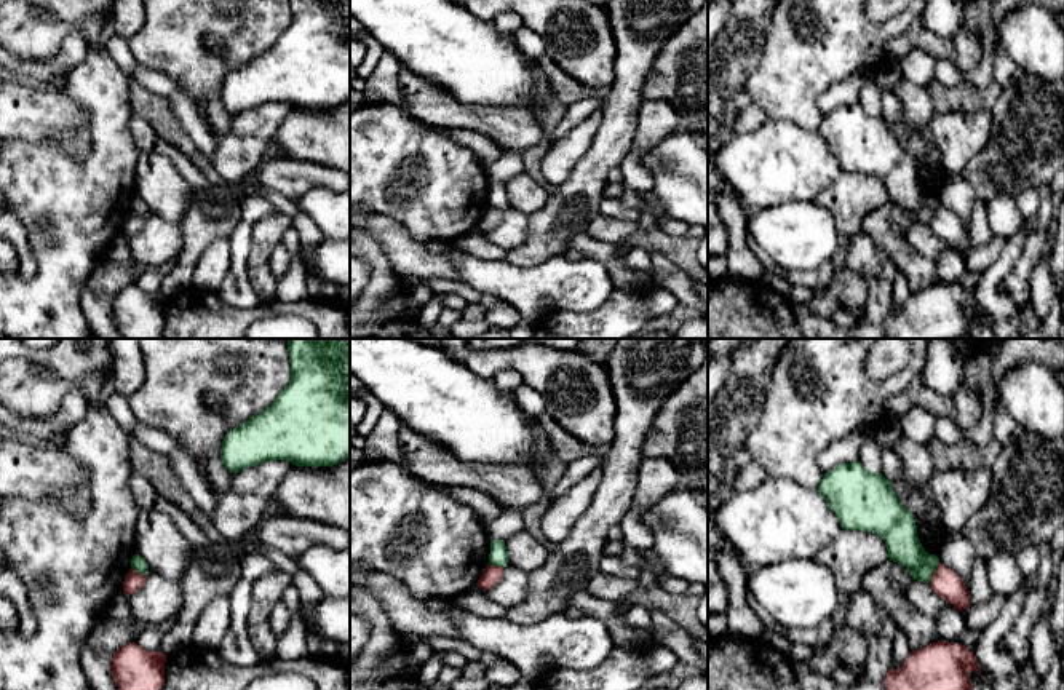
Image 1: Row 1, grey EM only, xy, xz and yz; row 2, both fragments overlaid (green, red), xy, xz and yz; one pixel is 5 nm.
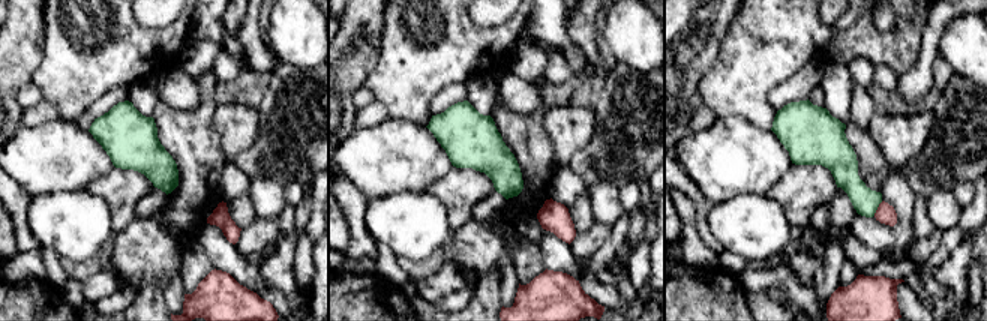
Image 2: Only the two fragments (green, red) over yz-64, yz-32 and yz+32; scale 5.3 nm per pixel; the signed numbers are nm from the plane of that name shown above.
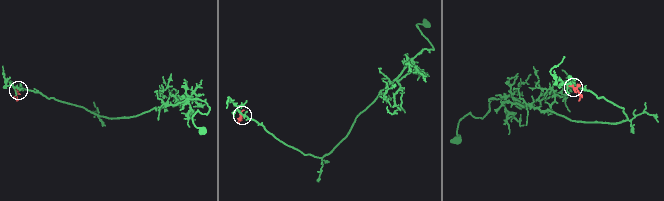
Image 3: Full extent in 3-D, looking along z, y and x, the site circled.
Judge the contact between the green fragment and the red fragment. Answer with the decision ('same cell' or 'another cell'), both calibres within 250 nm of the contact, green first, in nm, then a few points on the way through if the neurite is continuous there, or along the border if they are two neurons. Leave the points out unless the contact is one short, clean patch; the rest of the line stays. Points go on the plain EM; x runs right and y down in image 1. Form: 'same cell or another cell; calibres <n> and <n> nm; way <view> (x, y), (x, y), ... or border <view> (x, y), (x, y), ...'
another cell; calibres 170 and 150 nm; border yz (940, 205), (929, 224)

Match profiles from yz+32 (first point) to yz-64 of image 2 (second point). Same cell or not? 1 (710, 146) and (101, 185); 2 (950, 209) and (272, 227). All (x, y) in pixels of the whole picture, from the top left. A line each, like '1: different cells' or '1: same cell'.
1: different cells
2: different cells

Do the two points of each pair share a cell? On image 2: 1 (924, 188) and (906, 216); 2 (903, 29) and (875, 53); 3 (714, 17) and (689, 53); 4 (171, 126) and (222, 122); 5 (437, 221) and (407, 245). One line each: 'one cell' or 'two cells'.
1: two cells
2: one cell
3: one cell
4: two cells
5: one cell

